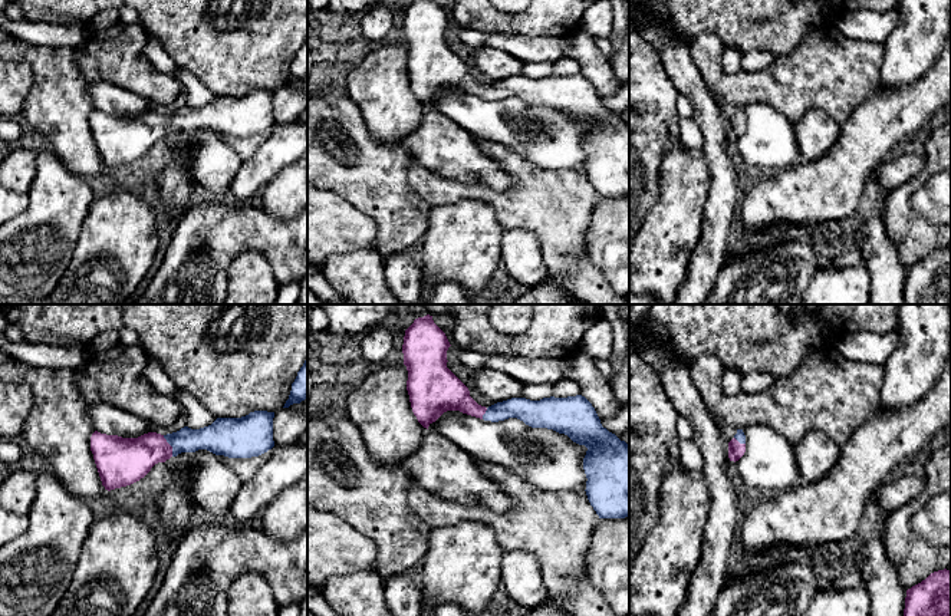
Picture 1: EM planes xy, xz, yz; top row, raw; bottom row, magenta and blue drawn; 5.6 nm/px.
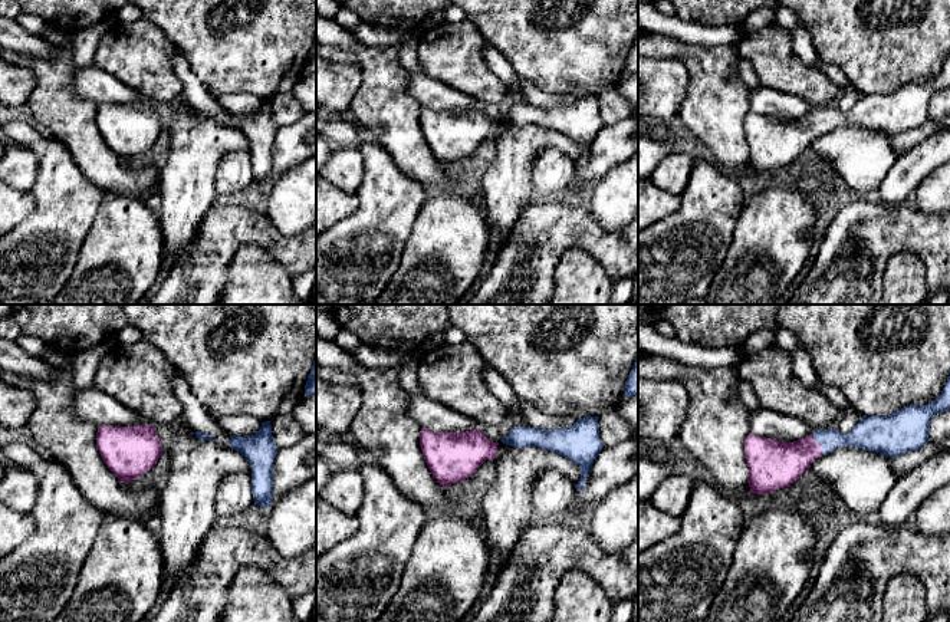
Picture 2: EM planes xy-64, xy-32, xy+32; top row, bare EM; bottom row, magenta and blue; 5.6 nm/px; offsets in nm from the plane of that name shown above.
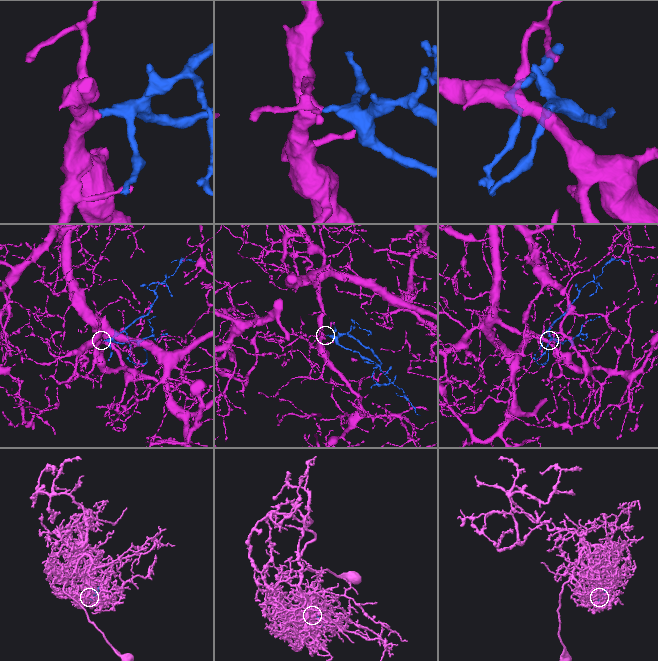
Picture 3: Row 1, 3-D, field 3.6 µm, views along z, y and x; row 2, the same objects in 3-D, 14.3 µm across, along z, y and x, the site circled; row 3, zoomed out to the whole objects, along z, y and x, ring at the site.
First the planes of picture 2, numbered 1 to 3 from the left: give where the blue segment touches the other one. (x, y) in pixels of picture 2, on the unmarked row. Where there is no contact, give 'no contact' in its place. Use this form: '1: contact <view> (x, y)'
1: no contact
2: no contact
3: contact xy+32 (818, 122)

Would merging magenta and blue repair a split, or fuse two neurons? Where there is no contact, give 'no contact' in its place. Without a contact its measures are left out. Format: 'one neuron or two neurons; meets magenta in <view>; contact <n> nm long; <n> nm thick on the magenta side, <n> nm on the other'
one neuron; meets magenta in xy; contact 130 nm long; 260 nm thick on the magenta side, 150 nm on the other

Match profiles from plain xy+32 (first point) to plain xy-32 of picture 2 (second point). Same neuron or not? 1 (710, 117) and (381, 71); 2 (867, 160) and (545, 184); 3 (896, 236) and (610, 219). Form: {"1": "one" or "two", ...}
{"1": "one", "2": "one", "3": "two"}

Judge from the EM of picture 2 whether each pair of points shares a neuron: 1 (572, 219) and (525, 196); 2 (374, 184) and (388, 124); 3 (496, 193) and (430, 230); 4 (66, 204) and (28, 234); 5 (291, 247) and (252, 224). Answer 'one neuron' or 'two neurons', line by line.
1: two neurons
2: two neurons
3: two neurons
4: one neuron
5: one neuron

